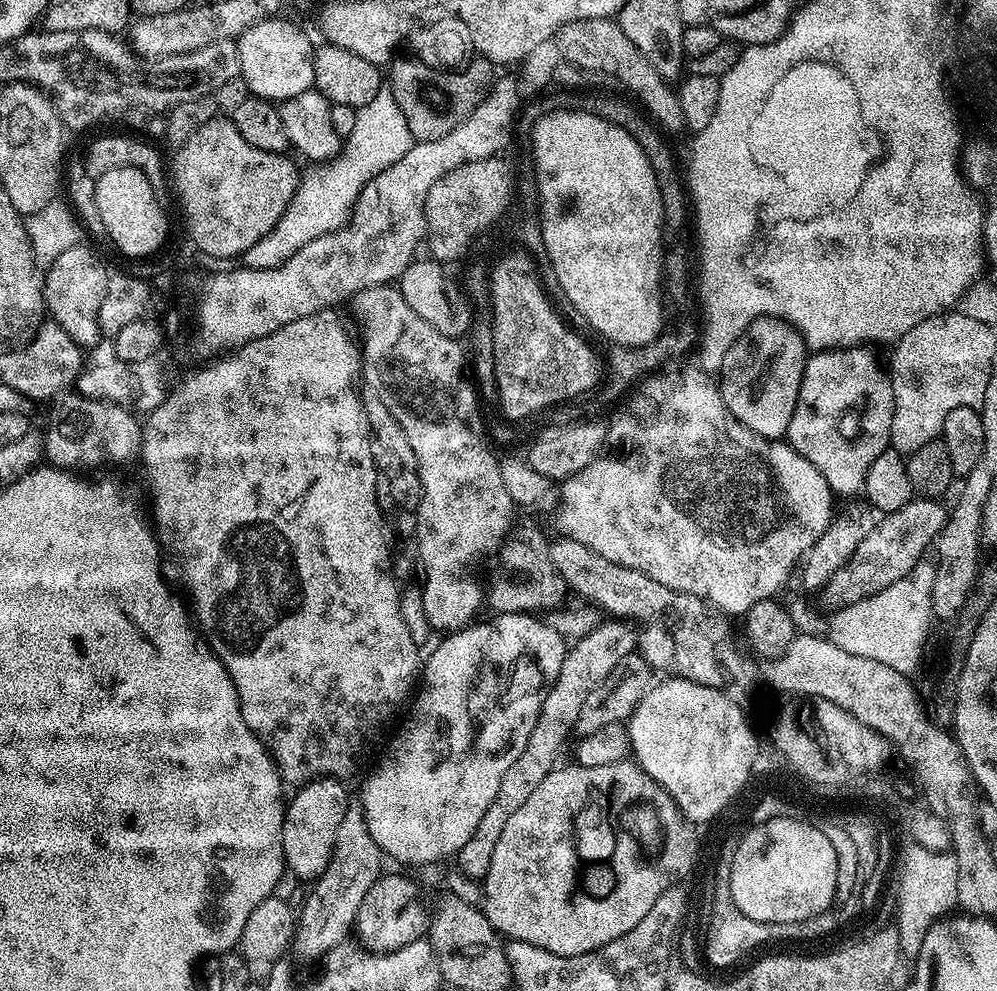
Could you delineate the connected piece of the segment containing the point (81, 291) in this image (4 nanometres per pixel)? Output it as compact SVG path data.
M77 246L59 254L52 264L47 265L42 276L47 315L81 346L96 344L102 340L98 310L102 306L102 298L106 298L106 282L110 275L109 269L104 269L103 262L90 249L84 247Z

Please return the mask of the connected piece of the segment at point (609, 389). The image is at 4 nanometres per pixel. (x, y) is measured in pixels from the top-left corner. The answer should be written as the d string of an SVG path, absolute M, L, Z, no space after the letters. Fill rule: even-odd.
M678 240L671 248L670 252L665 253L662 260L662 276L664 279L664 296L667 303L672 304L670 326L672 324L675 332L663 331L656 337L651 345L639 348L620 348L616 354L606 360L606 379L601 383L602 398L606 402L612 402L621 398L631 389L631 386L642 377L649 375L651 370L658 370L665 367L668 363L686 353L691 347L695 347L698 340L698 328L694 326L694 318L691 314L694 300L694 290L690 288L690 264L688 262L688 248L684 241Z

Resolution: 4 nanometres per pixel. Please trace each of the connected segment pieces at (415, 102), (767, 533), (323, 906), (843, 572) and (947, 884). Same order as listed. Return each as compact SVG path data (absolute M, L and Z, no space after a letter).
M415 58L400 59L391 61L392 73L389 76L387 73L386 80L392 83L389 85L394 102L398 102L398 110L402 110L406 126L410 126L410 134L416 142L442 138L442 134L450 134L450 130L469 120L476 113L477 106L488 97L494 83L491 60L472 58L465 63L469 63L465 68L445 70L432 68Z
M678 366L657 371L635 385L634 391L627 397L628 405L621 410L620 417L616 421L611 421L607 439L610 447L606 454L597 456L590 462L590 466L568 477L559 485L560 502L558 498L558 507L555 509L558 530L556 532L561 537L584 543L612 563L628 567L632 571L641 571L643 575L662 583L670 590L697 595L721 613L743 614L750 610L750 606L754 606L754 602L770 600L777 595L776 591L787 582L792 567L796 563L796 567L801 563L802 557L811 548L812 543L830 526L834 515L834 507L832 508L834 493L824 475L806 458L799 456L791 444L780 440L767 440L762 434L754 434L754 430L742 426L742 422L738 422L734 414L730 414L726 402L722 402L717 381L703 368L674 367Z
M349 803L345 810L342 826L338 826L338 838L336 845L332 847L332 857L326 866L326 870L320 875L320 879L311 885L312 893L304 904L304 909L298 912L298 927L294 937L295 947L301 948L308 956L323 957L334 946L345 943L349 939L350 929L355 925L358 906L362 906L362 898L370 894L370 886L381 879L380 860L382 853L380 847L374 842L374 838L368 829L368 823L364 820L364 809L359 803Z
M914 498L906 506L902 506L902 510L883 513L870 534L862 538L856 553L832 575L826 592L837 600L837 605L853 604L862 598L870 598L878 594L878 590L884 590L886 586L898 582L898 578L914 570L914 566L925 559L927 552L924 551L933 547L935 538L940 533L942 517L946 512L942 504L939 499Z
M915 844L908 846L898 862L894 927L899 934L901 957L905 961L914 962L921 948L921 940L930 925L957 905L958 868L955 855L932 852Z

